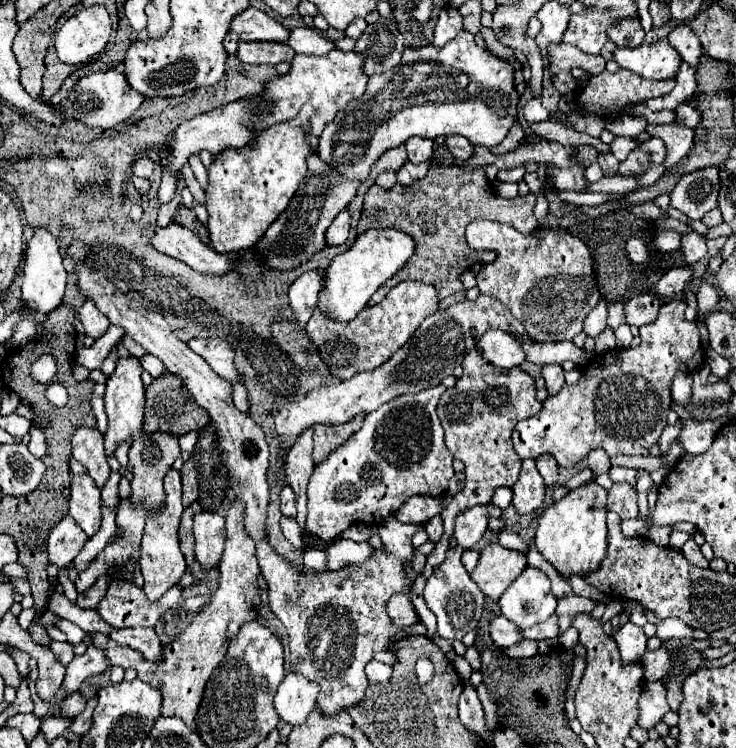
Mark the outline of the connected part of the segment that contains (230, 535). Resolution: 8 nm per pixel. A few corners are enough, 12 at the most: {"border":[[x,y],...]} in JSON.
{"border":[[242,503],[226,513],[220,587],[152,663],[94,633],[110,665],[162,691],[196,731],[204,687],[258,615],[258,561]]}

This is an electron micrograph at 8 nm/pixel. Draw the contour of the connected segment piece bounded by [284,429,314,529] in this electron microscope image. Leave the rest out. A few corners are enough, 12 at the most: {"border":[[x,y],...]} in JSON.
{"border":[[312,429],[286,457],[286,483],[296,493],[298,525],[306,525],[306,485],[314,469]]}

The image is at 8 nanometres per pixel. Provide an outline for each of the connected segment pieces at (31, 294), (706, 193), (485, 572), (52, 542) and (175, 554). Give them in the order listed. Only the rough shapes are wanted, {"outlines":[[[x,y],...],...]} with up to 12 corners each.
{"outlines":[[[44,227],[28,239],[22,299],[48,315],[62,303],[66,269]],[[718,167],[684,175],[672,207],[702,219],[716,207]],[[486,545],[470,575],[484,595],[500,599],[526,569],[526,555]],[[66,515],[48,537],[48,559],[66,567],[88,535]],[[166,473],[166,509],[146,521],[142,589],[158,601],[186,573],[178,543],[180,473]]]}

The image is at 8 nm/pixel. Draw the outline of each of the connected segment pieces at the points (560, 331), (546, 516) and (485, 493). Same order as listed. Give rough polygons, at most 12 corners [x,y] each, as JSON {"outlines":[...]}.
{"outlines":[[[476,219],[478,289],[534,341],[572,341],[602,299],[568,231]],[[572,489],[538,519],[536,547],[568,581],[608,553],[606,489]],[[468,351],[464,375],[440,397],[448,451],[466,487],[442,511],[454,517],[516,483],[518,421],[540,413],[534,377]]]}

